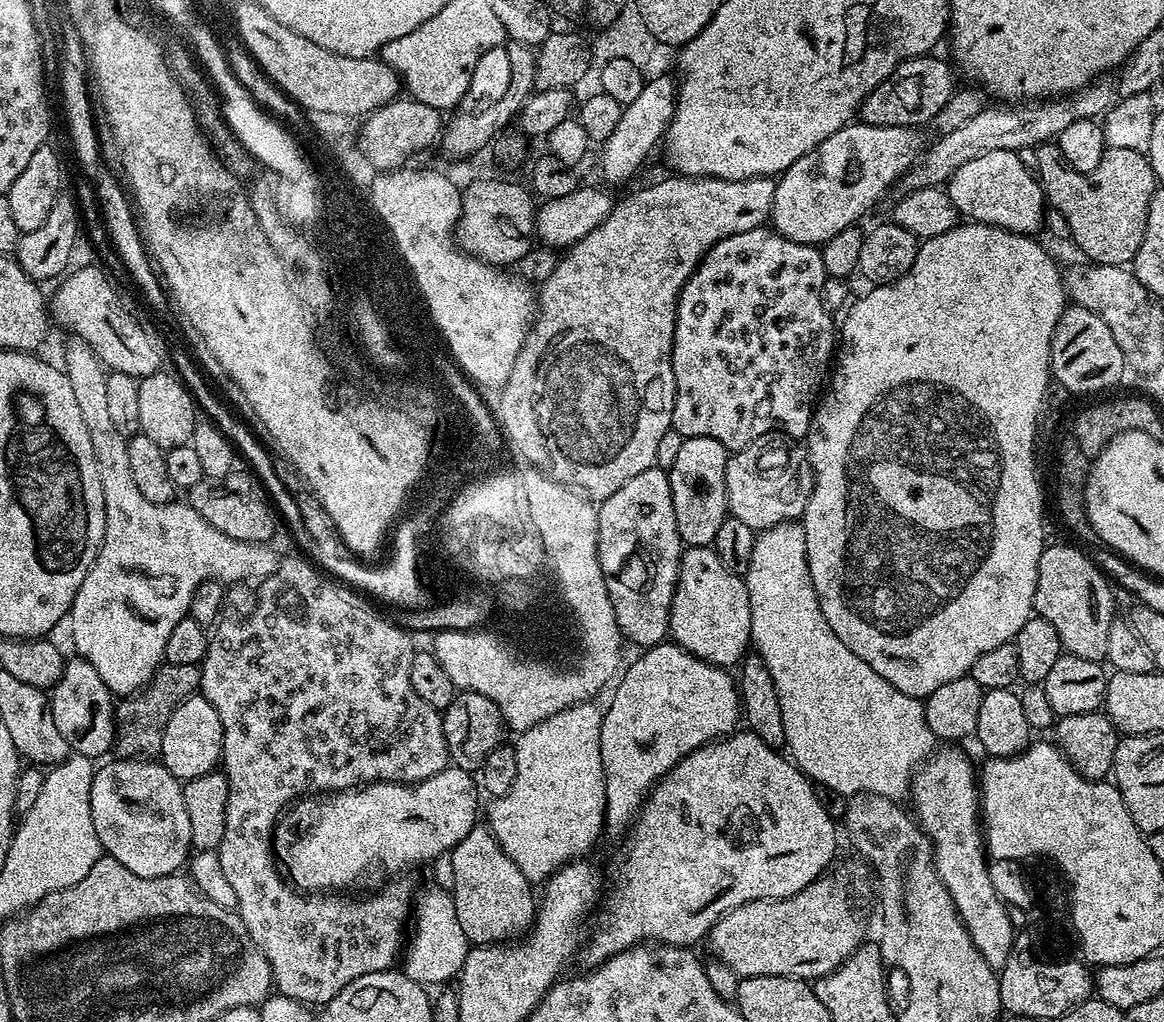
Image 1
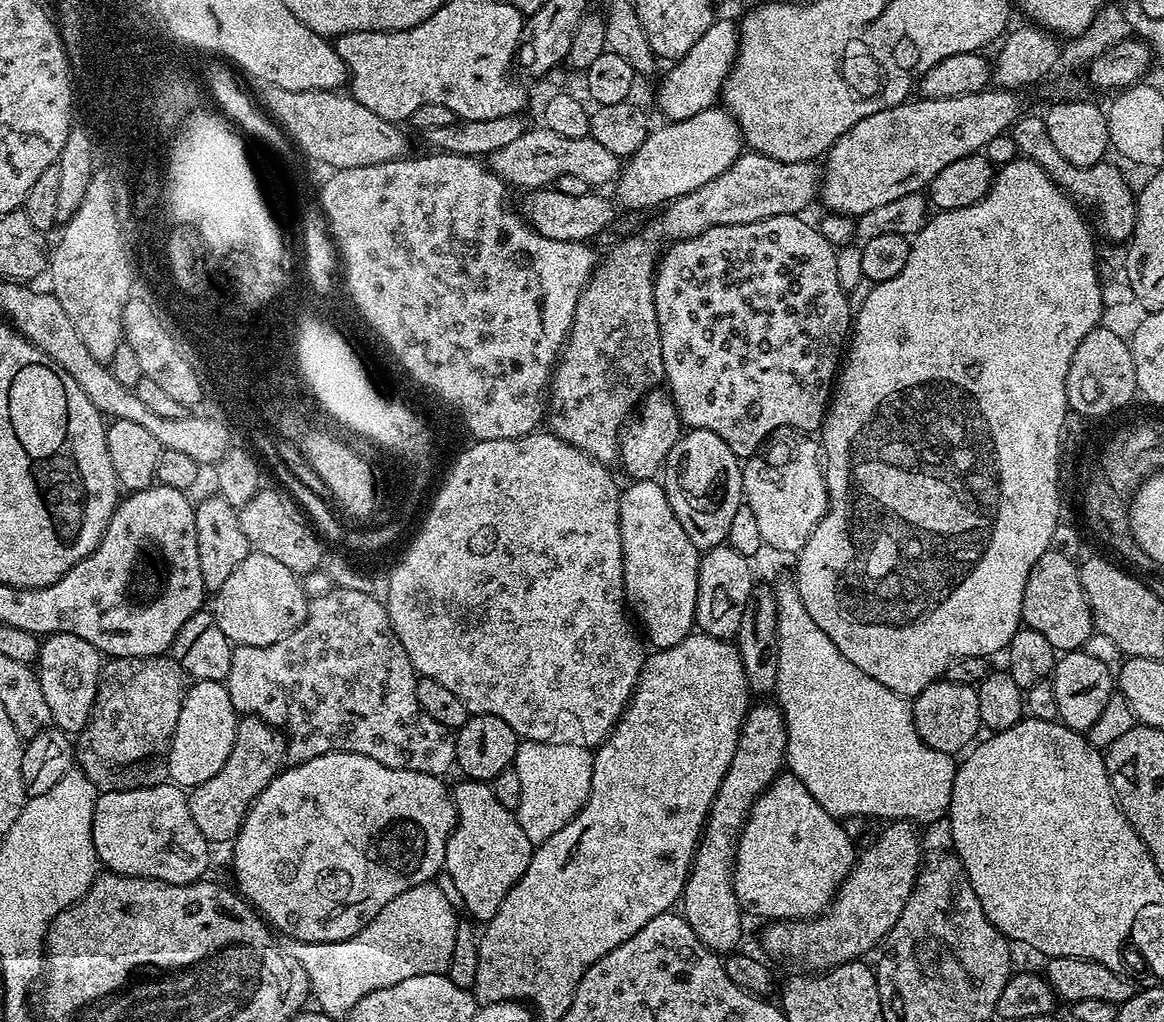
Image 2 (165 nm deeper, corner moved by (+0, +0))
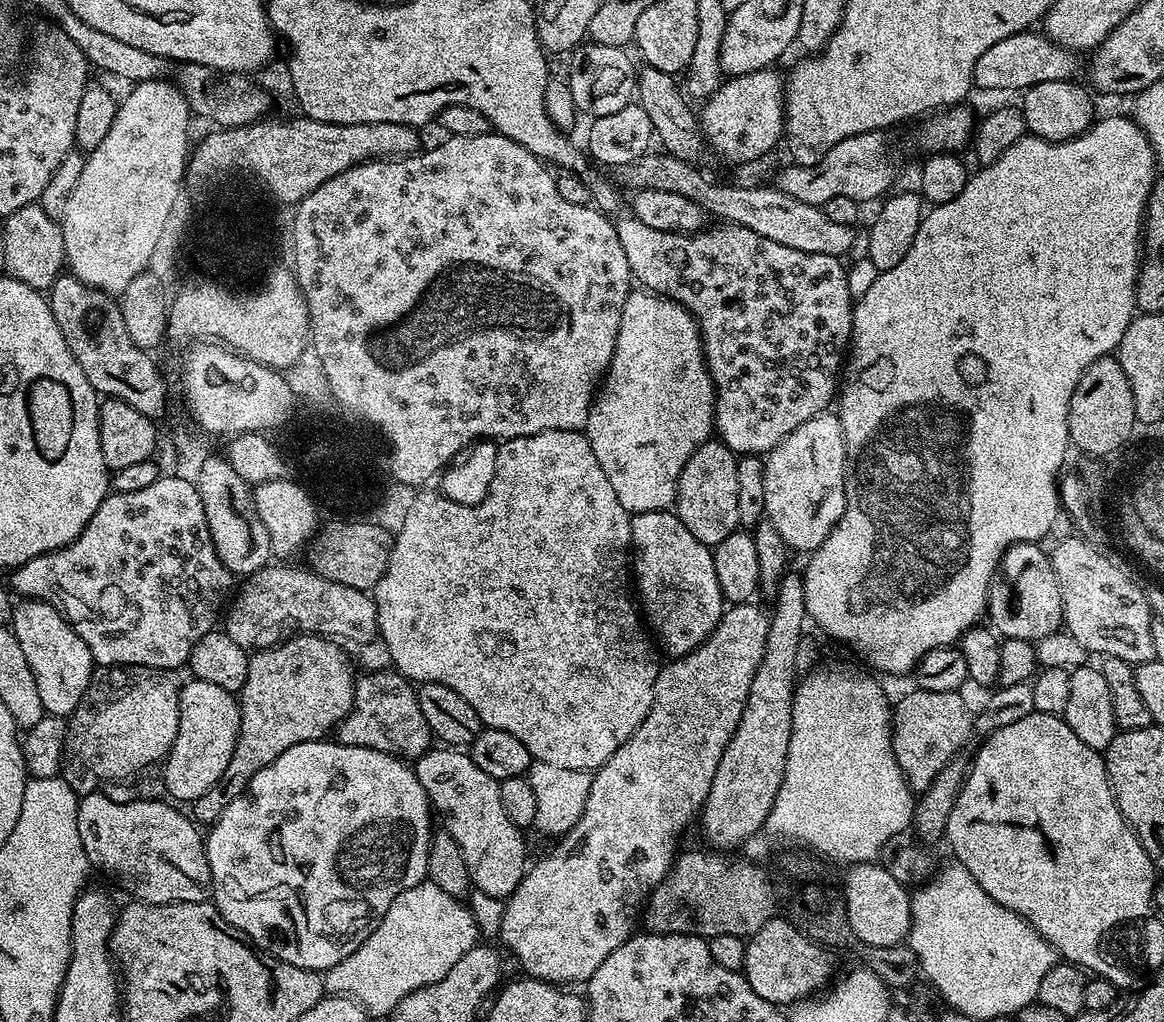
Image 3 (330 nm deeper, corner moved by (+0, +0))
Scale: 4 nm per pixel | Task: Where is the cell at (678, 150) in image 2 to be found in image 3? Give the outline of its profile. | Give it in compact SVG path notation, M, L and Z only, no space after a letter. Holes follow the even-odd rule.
M763 68L750 74L742 74L725 79L720 87L716 89L713 96L703 101L704 112L699 113L700 131L703 139L720 156L728 160L737 160L744 164L747 160L756 160L764 156L776 143L781 143L784 136L784 85L786 83L783 75L779 76L772 68Z

